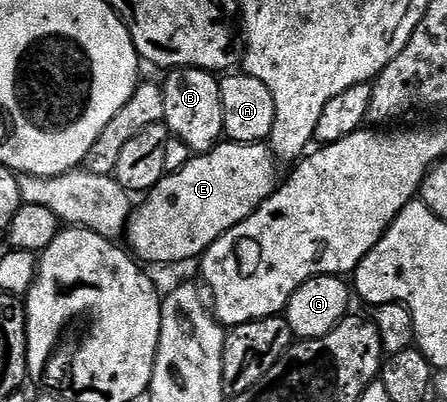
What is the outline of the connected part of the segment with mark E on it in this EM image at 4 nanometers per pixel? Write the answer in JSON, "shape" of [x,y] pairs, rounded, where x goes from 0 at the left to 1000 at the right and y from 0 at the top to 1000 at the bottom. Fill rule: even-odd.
{"shape":[[[499,351],[485,366],[474,368],[470,376],[454,376],[425,391],[425,398],[409,410],[400,425],[383,423],[378,430],[362,438],[362,448],[353,453],[340,473],[324,478],[318,507],[298,517],[289,550],[282,552],[282,572],[277,577],[277,595],[284,607],[295,617],[298,632],[306,637],[320,657],[327,654],[407,654],[414,644],[441,647],[445,639],[459,634],[465,617],[481,604],[485,595],[510,570],[519,570],[528,560],[537,560],[537,550],[546,550],[562,535],[573,517],[595,498],[606,480],[624,463],[626,435],[622,445],[622,415],[626,418],[624,398],[615,396],[611,376],[593,353],[582,356],[517,356]]]}

